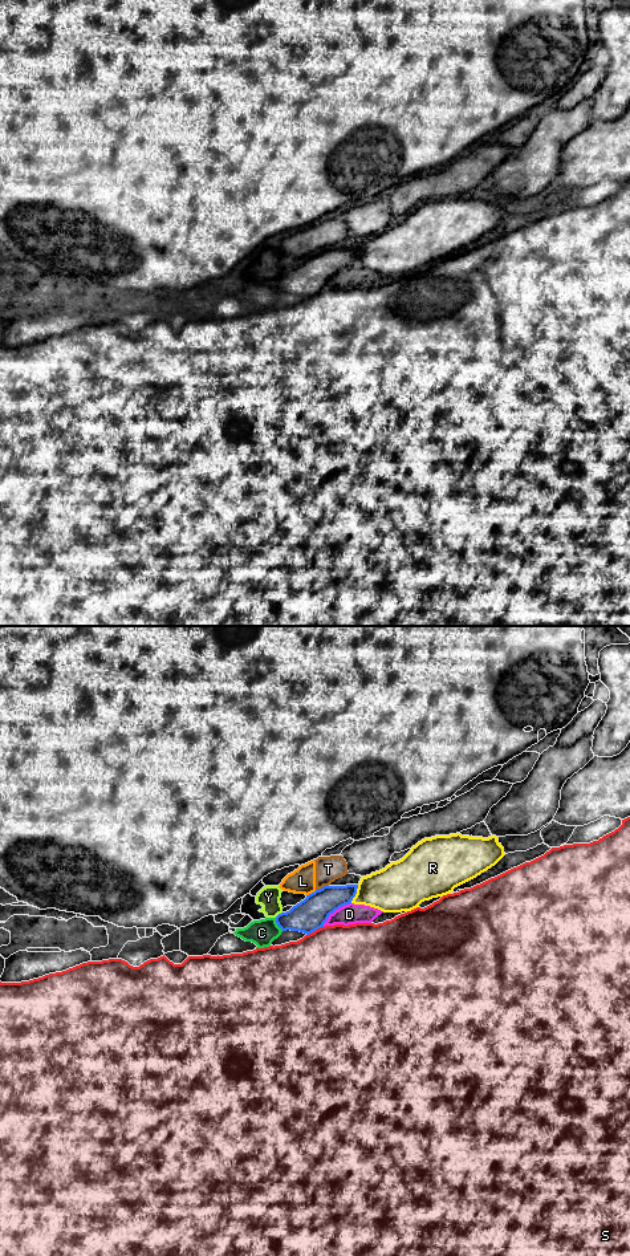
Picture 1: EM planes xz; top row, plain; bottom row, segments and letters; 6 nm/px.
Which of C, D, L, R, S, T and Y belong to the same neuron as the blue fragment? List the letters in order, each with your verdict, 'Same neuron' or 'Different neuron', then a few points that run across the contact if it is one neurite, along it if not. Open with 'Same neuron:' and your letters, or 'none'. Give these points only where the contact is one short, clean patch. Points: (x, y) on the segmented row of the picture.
Same neuron: R
C: Different neuron
D: Different neuron
L: Different neuron. Line: xz (316, 890), (307, 895)
R: Same neuron
S: Different neuron
T: Different neuron
Y: Different neuron. Line: xz (281, 911), (275, 917)

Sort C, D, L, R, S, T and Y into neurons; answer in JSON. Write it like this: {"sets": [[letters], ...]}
{"sets": [["C"], ["D"], ["L", "T"], ["R"], ["S"], ["Y"]]}

